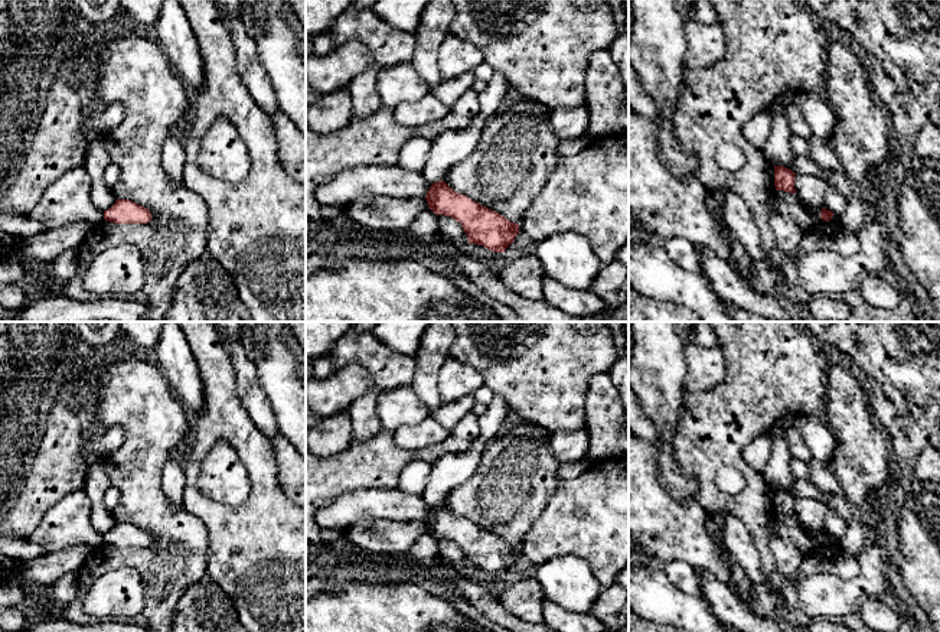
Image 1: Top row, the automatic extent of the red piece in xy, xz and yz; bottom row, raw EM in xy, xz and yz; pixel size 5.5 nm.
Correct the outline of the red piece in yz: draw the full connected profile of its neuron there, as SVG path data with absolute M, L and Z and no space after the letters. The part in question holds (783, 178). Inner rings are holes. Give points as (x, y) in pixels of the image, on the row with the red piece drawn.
M774 166L776 190L784 190L796 195L794 177L796 177L796 173L793 173L790 169L784 166Z

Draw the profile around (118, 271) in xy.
M120 244L102 251L85 271L85 289L101 296L133 297L146 281L140 250Z

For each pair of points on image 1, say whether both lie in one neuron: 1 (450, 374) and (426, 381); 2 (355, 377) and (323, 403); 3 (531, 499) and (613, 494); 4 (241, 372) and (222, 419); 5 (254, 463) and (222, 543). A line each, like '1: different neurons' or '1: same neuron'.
1: different neurons
2: same neuron
3: different neurons
4: different neurons
5: same neuron

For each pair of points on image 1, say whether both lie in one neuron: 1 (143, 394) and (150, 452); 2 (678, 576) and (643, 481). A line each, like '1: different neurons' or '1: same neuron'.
1: same neuron
2: different neurons

